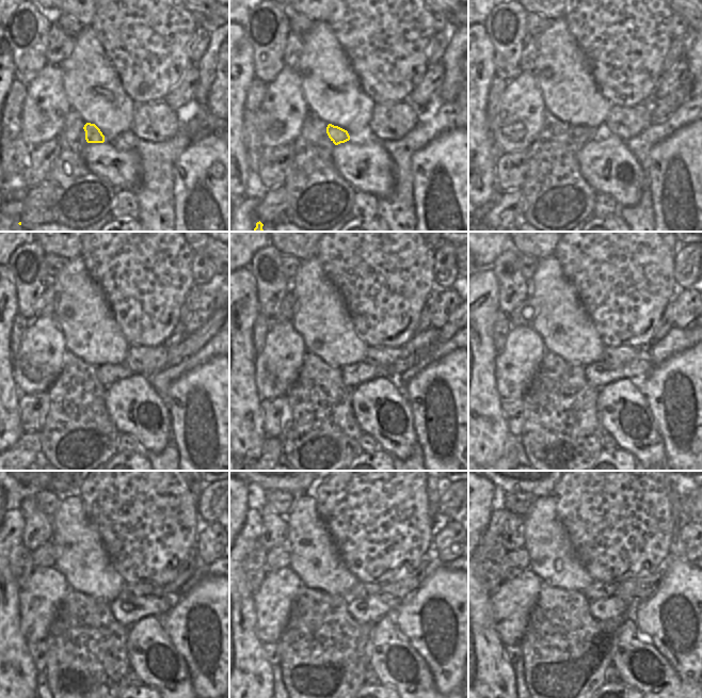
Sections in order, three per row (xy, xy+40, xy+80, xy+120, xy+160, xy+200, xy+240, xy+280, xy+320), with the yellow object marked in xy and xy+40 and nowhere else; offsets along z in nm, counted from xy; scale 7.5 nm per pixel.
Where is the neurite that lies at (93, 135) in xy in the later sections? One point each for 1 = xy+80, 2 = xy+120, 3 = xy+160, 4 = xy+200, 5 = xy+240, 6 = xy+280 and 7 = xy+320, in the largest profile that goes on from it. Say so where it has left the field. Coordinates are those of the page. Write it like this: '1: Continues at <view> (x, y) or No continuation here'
1: Continues at xy+80 (581, 135)
2: Continues at xy+120 (107, 375)
3: Continues at xy+160 (352, 376)
4: Continues at xy+200 (599, 374)
5: Continues at xy+240 (126, 612)
6: Continues at xy+280 (370, 609)
7: Continues at xy+320 (606, 608)

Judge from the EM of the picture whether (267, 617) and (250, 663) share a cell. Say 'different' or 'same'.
different

